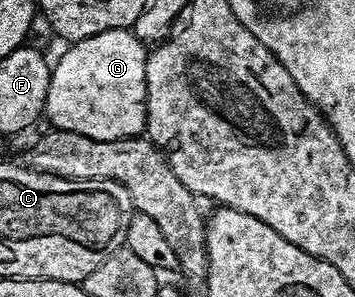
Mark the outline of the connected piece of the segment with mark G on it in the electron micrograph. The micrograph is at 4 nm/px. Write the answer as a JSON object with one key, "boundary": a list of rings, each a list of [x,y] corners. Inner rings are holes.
{"boundary":[[[122,27],[121,29],[109,29],[105,33],[97,33],[93,37],[85,37],[81,41],[71,43],[68,48],[68,51],[65,52],[59,60],[54,60],[53,66],[51,68],[51,80],[49,81],[49,93],[47,94],[47,106],[45,108],[45,119],[48,119],[48,121],[51,122],[50,126],[56,131],[72,131],[73,133],[81,133],[85,137],[93,137],[97,141],[117,141],[118,139],[128,139],[134,135],[142,136],[147,125],[147,82],[145,81],[145,69],[147,68],[147,56],[149,51],[145,44],[143,44],[143,42],[141,42],[141,40],[135,36],[134,30],[125,27]]]}

